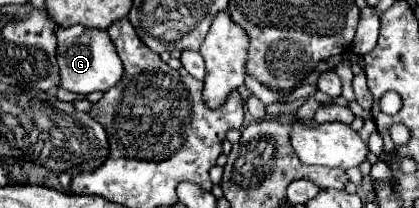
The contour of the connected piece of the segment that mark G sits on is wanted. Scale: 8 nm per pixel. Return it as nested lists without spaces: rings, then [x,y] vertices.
[[[73,25],[73,27],[57,27],[55,35],[57,35],[57,67],[63,89],[73,93],[107,91],[121,79],[123,65],[107,31]]]

